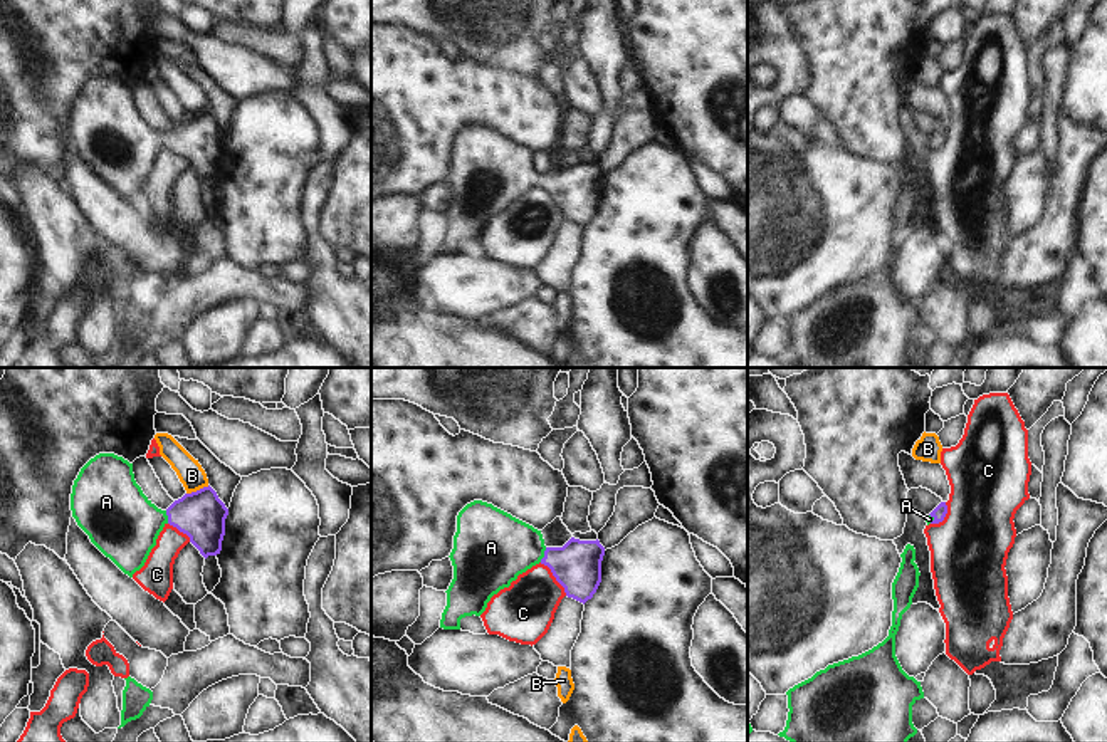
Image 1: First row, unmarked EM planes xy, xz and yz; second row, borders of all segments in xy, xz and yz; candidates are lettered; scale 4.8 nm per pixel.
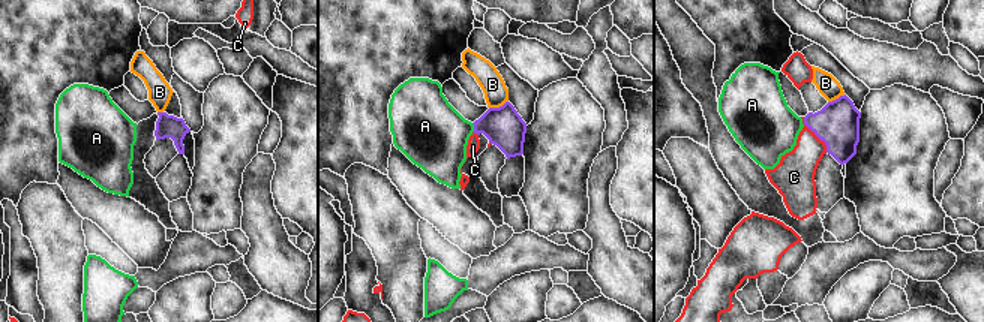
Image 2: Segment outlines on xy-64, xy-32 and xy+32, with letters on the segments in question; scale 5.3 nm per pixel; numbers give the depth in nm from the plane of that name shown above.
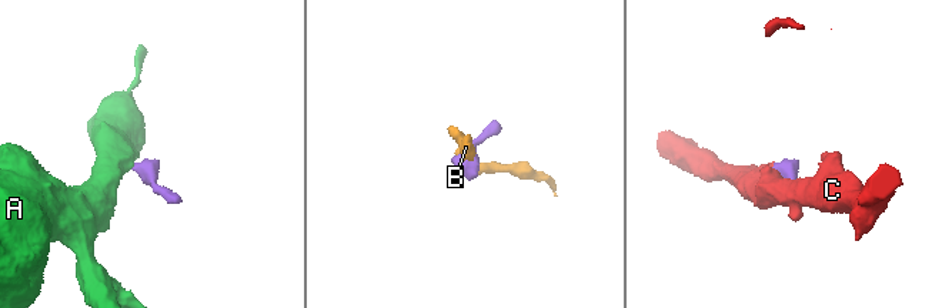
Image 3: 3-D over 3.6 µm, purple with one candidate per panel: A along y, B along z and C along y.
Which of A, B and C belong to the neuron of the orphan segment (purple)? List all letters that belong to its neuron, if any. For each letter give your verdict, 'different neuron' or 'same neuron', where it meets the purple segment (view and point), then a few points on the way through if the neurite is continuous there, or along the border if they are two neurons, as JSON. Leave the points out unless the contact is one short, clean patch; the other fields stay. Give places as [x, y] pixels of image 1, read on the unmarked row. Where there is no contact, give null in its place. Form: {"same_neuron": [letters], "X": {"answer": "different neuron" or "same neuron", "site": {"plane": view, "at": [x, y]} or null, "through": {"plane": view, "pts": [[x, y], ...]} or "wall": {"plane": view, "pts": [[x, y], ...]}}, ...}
{"same_neuron": ["A"], "A": {"answer": "same neuron", "site": {"plane": "xz", "at": [545, 178]}, "through": {"plane": "xz", "pts": [[577, 190], [545, 178], [526, 172], [494, 172]]}}, "B": {"answer": "different neuron", "site": {"plane": "xy", "at": [197, 114]}, "wall": {"plane": "xy", "pts": [[209, 109], [187, 118]]}}, "C": {"answer": "different neuron", "site": {"plane": "xz", "at": [555, 200]}, "wall": {"plane": "xz", "pts": [[540, 187], [550, 193], [566, 219]]}}}

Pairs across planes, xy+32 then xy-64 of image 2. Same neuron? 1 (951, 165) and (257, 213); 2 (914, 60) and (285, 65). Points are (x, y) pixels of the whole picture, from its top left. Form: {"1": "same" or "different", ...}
{"1": "same", "2": "different"}

